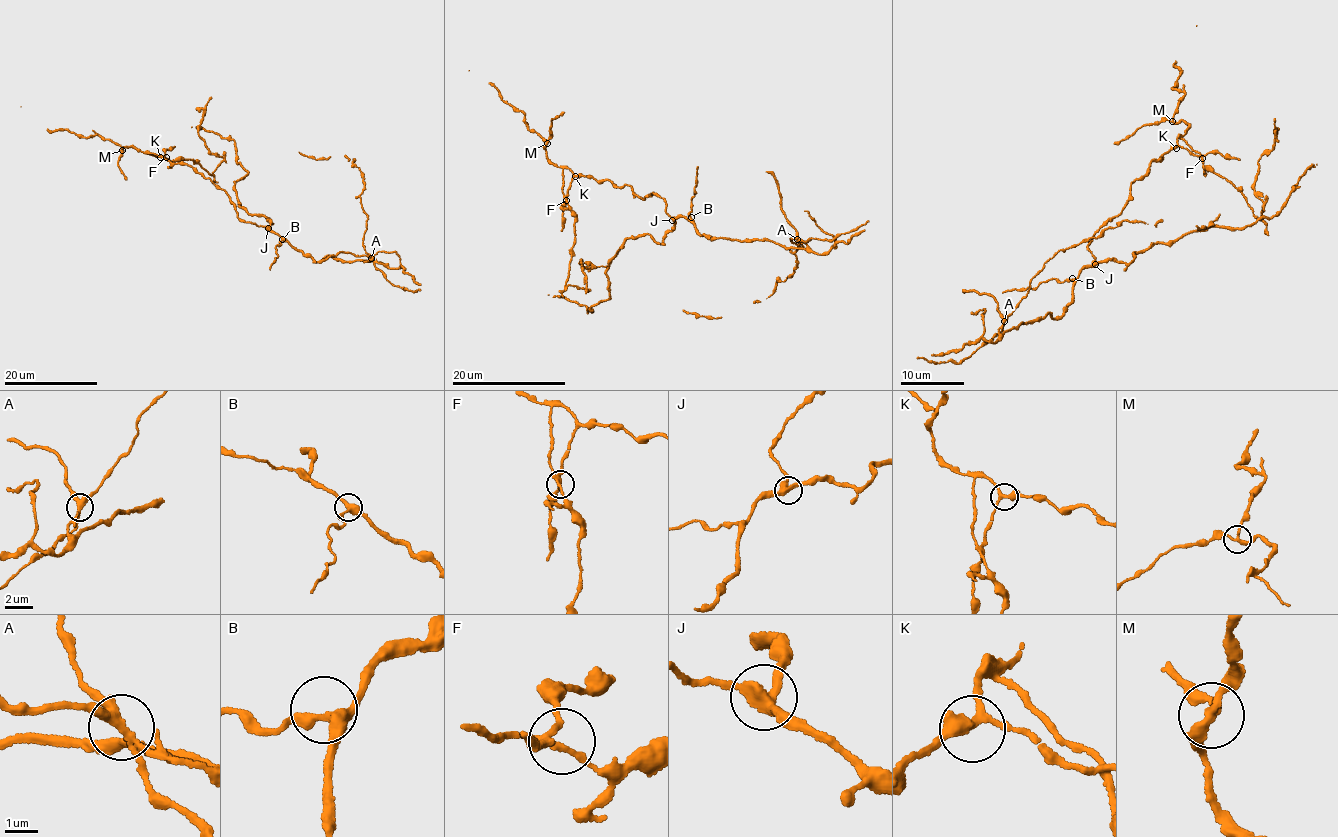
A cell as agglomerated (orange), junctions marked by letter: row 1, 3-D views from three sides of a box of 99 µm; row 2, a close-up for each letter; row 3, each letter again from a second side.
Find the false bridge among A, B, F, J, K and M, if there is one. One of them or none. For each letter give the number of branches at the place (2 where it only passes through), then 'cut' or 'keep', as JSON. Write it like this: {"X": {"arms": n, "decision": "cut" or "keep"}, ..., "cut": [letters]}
{"A": {"arms": 4, "decision": "cut"}, "B": {"arms": 3, "decision": "keep"}, "F": {"arms": 4, "decision": "keep"}, "J": {"arms": 3, "decision": "keep"}, "K": {"arms": 3, "decision": "keep"}, "M": {"arms": 3, "decision": "keep"}, "cut": ["A"]}

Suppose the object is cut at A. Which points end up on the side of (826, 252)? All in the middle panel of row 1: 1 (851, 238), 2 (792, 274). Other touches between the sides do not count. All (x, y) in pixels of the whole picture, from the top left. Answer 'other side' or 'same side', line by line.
1: same side
2: other side

